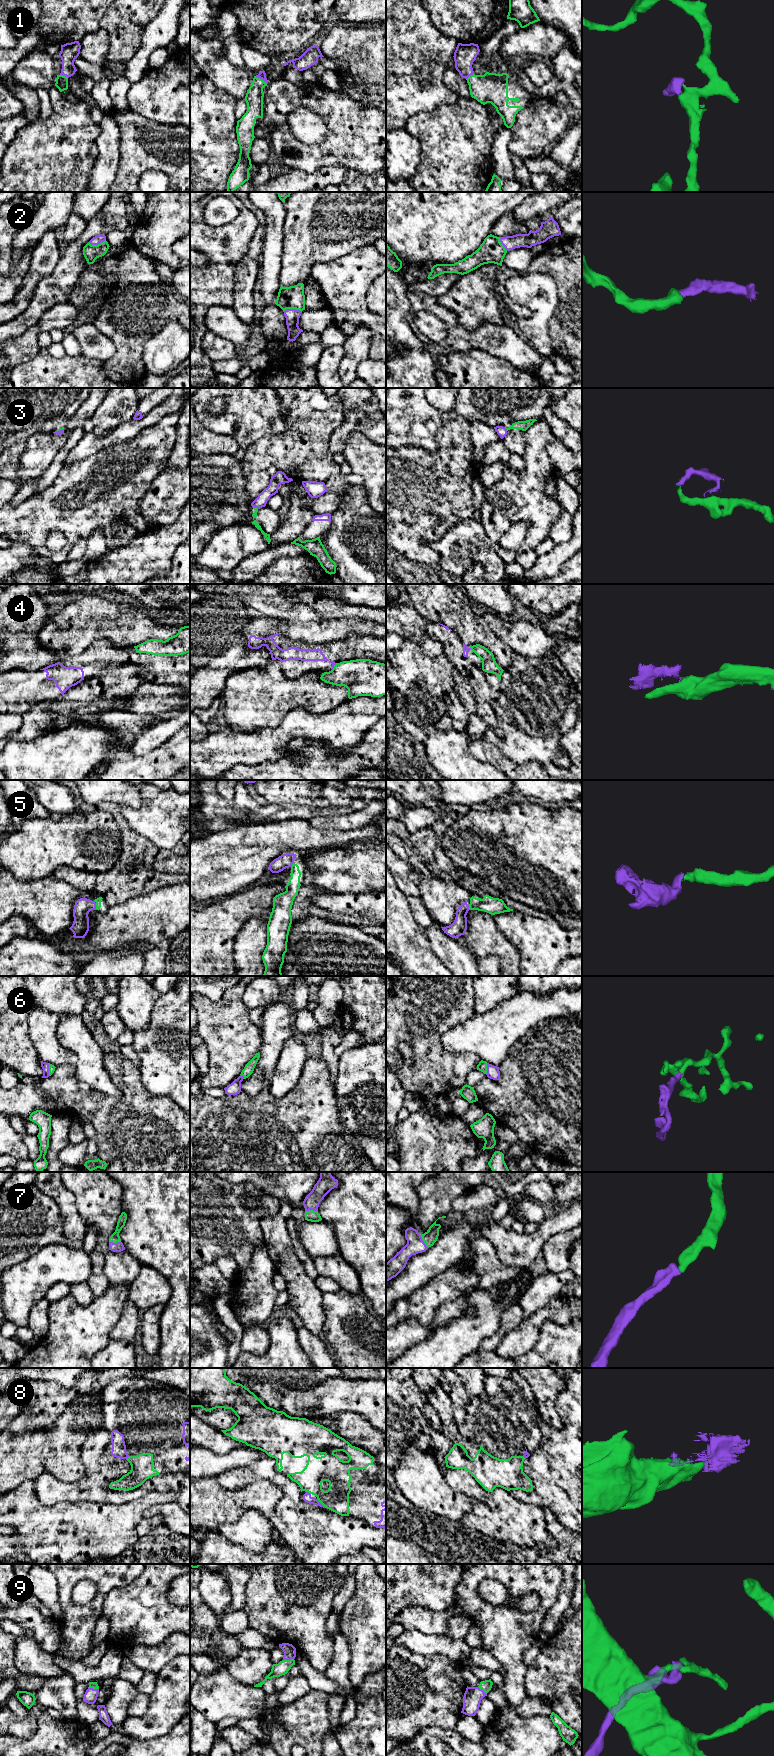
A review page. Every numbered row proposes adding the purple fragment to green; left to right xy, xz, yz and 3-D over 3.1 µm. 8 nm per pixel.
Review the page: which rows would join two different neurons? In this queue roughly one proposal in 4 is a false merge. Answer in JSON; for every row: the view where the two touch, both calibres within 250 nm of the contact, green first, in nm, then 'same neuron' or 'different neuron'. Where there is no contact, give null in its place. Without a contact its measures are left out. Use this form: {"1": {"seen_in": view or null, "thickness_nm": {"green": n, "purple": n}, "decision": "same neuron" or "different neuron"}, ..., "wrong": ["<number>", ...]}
{"1": {"seen_in": "xz", "thickness_nm": {"green": 140, "purple": 60}, "decision": "same neuron"}, "2": {"seen_in": "xz", "thickness_nm": {"green": 180, "purple": 120}, "decision": "same neuron"}, "3": {"seen_in": "yz", "thickness_nm": {"green": 80, "purple": 80}, "decision": "same neuron"}, "4": {"seen_in": "xz", "thickness_nm": {"green": 300, "purple": 100}, "decision": "different neuron"}, "5": {"seen_in": "xy", "thickness_nm": {"green": 50, "purple": 140}, "decision": "same neuron"}, "6": {"seen_in": "xy", "thickness_nm": {"green": 50, "purple": 60}, "decision": "same neuron"}, "7": {"seen_in": "xz", "thickness_nm": {"green": 90, "purple": 140}, "decision": "same neuron"}, "8": {"seen_in": "xz", "thickness_nm": {"green": 200, "purple": 70}, "decision": "same neuron"}, "9": {"seen_in": "xy", "thickness_nm": {"green": 60, "purple": 110}, "decision": "same neuron"}, "wrong": ["4"]}

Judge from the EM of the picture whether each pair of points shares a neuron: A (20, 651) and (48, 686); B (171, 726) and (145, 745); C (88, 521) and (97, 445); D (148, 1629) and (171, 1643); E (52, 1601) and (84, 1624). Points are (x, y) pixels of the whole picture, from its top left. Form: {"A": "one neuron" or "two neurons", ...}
{"A": "two neurons", "B": "one neuron", "C": "two neurons", "D": "two neurons", "E": "two neurons"}

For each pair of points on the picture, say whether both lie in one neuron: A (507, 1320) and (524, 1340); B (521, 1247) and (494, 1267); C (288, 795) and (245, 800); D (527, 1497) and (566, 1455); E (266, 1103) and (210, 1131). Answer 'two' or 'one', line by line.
A: two
B: two
C: two
D: one
E: one

